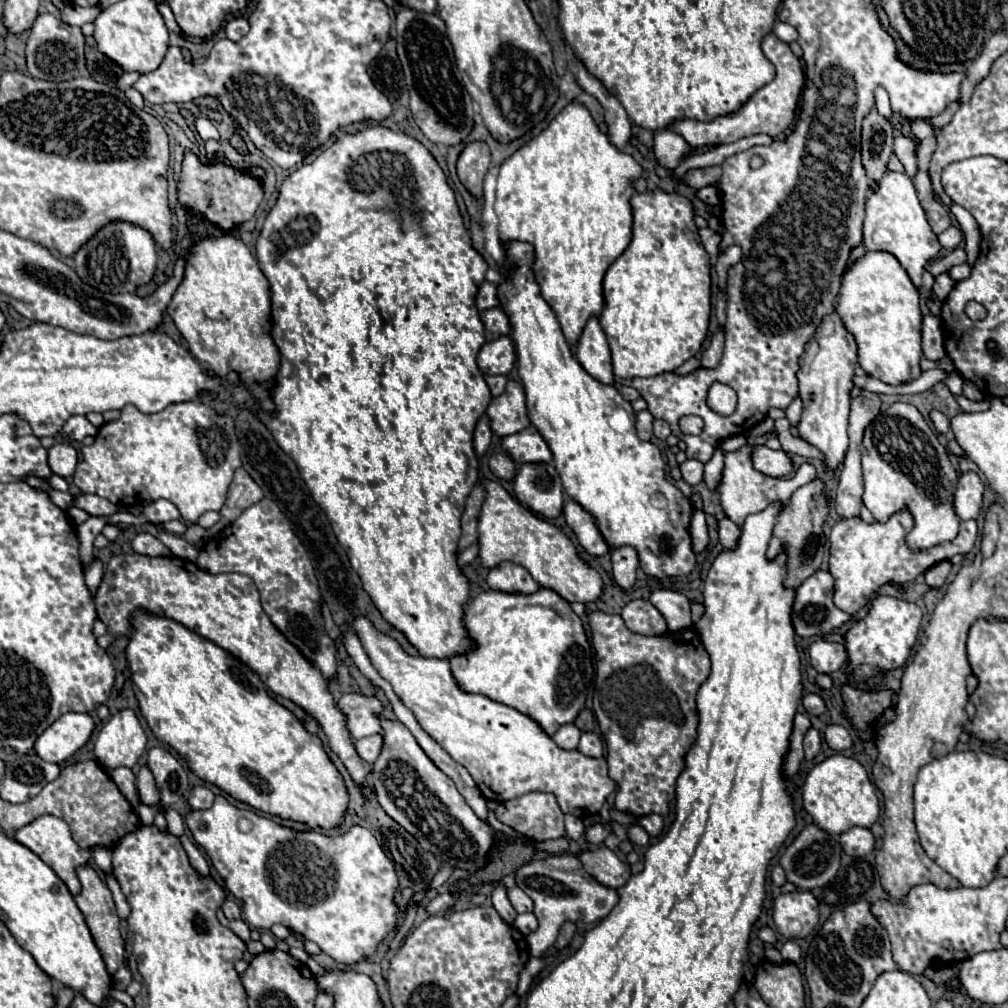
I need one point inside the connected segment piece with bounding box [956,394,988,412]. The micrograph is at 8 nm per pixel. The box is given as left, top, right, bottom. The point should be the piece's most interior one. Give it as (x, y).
(967, 405)

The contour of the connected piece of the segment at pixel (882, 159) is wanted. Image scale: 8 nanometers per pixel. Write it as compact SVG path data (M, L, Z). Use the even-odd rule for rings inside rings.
M876 108L866 116L862 126L862 164L872 182L878 182L880 176L888 170L886 160L892 154L892 124L884 120Z

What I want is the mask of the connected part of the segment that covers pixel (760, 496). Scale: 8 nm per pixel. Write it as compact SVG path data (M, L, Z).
M744 444L742 448L734 450L734 452L728 452L726 454L726 462L724 462L724 470L722 470L722 484L720 484L720 502L724 506L724 512L726 516L742 526L746 516L748 514L756 514L756 512L762 512L768 504L772 502L780 502L780 504L788 504L792 492L808 482L812 482L816 478L816 468L812 464L802 464L798 470L796 470L796 478L790 478L790 480L782 480L782 478L770 478L770 476L764 476L762 472L758 472L754 466L752 466L752 444Z

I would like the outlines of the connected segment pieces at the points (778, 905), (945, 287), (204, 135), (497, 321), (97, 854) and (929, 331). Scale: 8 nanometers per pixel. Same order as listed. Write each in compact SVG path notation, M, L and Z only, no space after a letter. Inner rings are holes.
M806 890L780 894L774 900L772 918L784 938L804 938L818 924L818 902Z
M940 274L940 276L936 276L936 280L934 280L934 292L936 292L936 296L938 296L940 300L944 300L944 298L948 296L948 292L952 290L952 286L954 286L954 280L952 280L948 274Z
M206 116L196 118L196 128L198 128L198 134L200 134L200 138L202 138L202 140L210 140L210 138L220 140L218 130L214 128L214 124L212 124L212 122L210 122Z
M490 308L490 310L482 312L480 316L482 316L482 322L486 326L488 336L500 338L500 336L506 336L510 332L510 322L508 322L508 316L504 314L504 310Z
M102 846L92 848L92 858L104 874L112 874L112 852L108 848L102 848Z
M932 314L924 316L924 322L922 322L922 352L928 360L940 360L946 356L942 326L940 326L940 320Z

